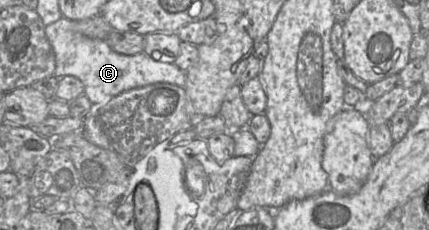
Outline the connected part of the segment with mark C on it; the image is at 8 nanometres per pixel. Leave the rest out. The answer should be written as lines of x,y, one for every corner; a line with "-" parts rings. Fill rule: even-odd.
62,17
45,26
45,34
55,55
54,76
74,76
84,85
84,95
94,106
94,113
117,95
156,83
170,83
185,89
186,74
175,63
154,60
144,52
124,55
115,52
106,40
89,38
73,29
73,21

